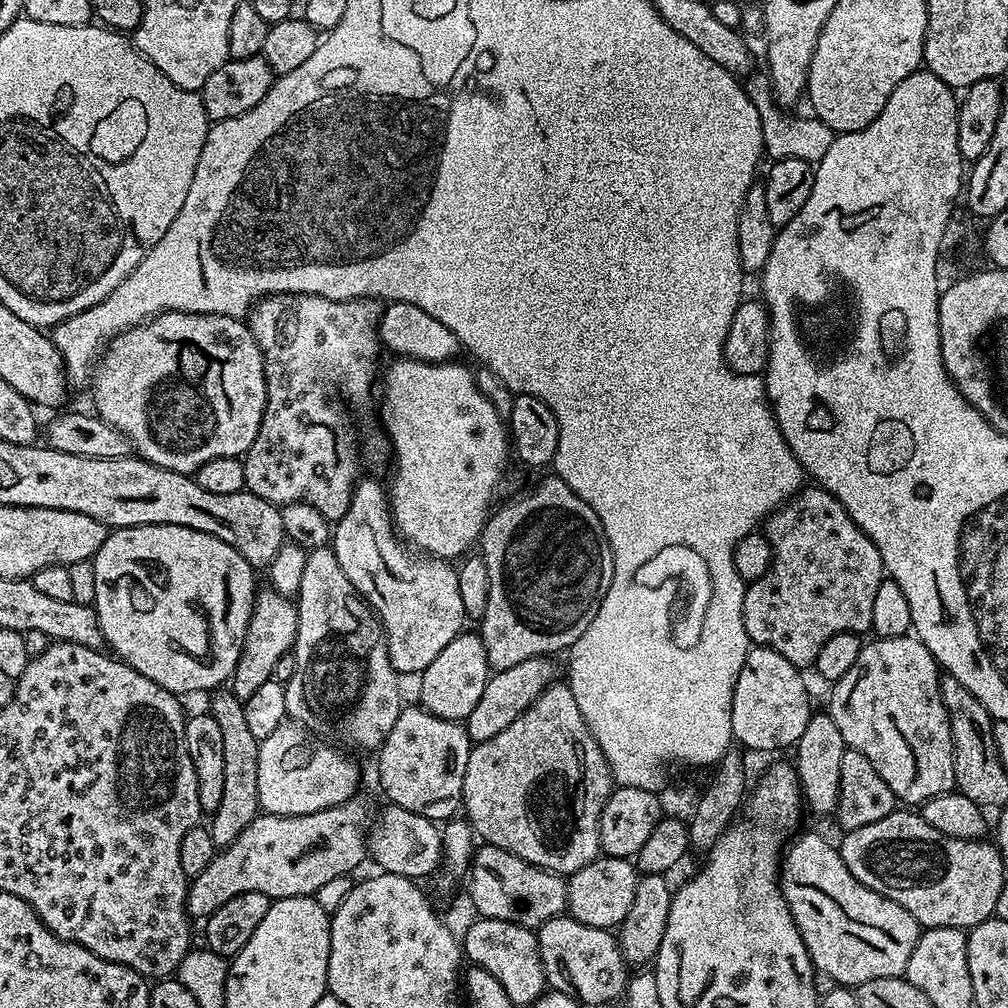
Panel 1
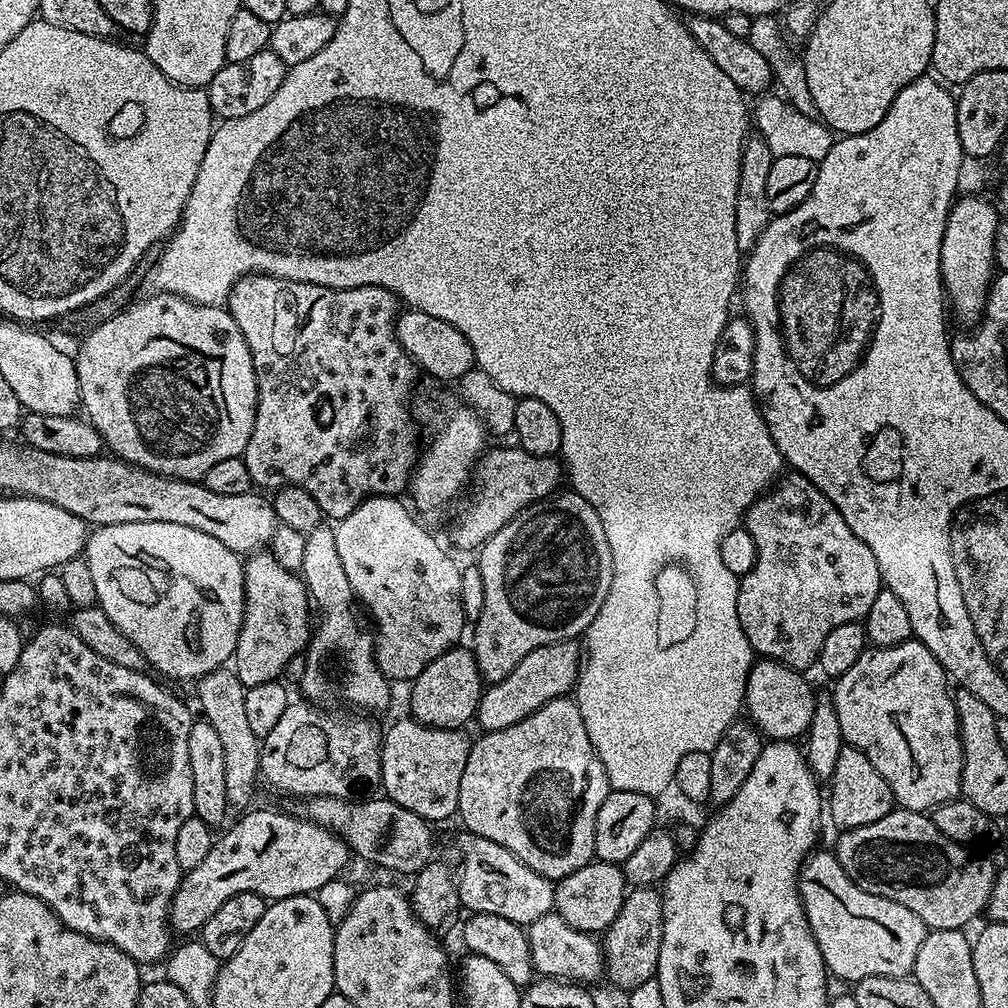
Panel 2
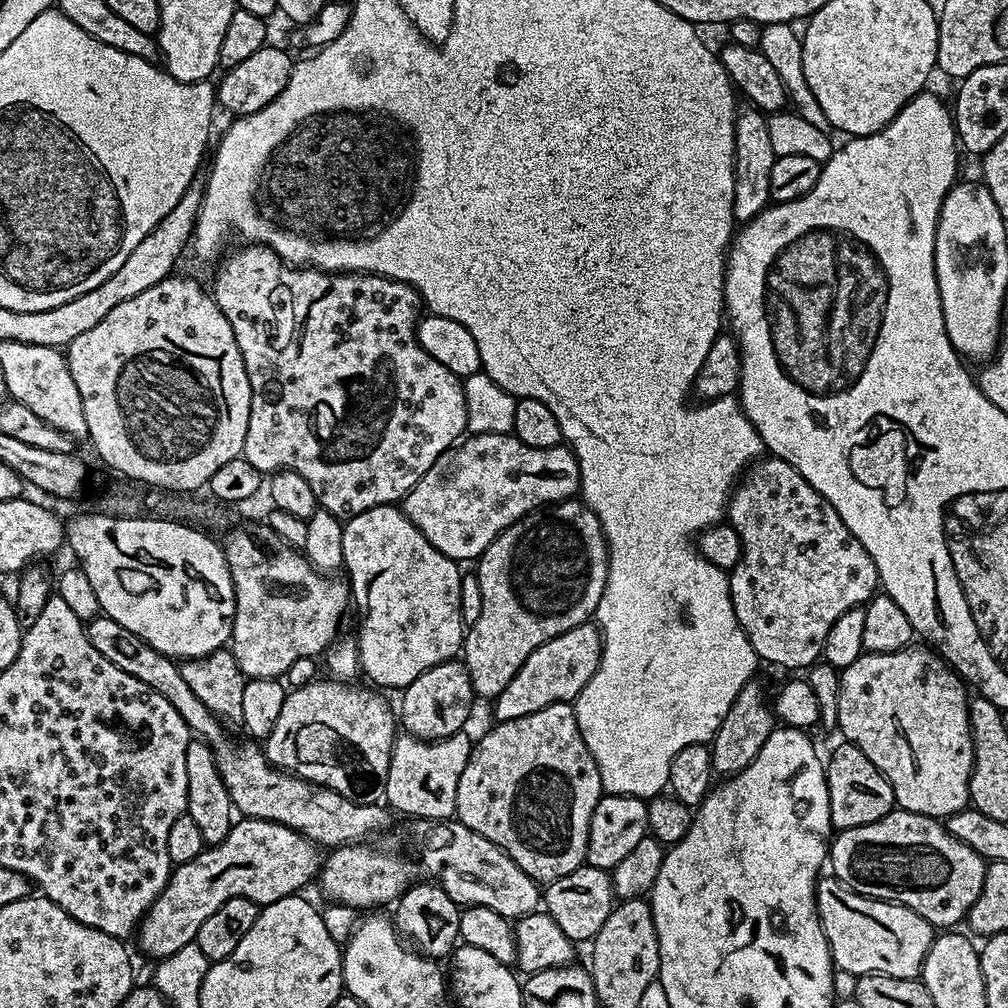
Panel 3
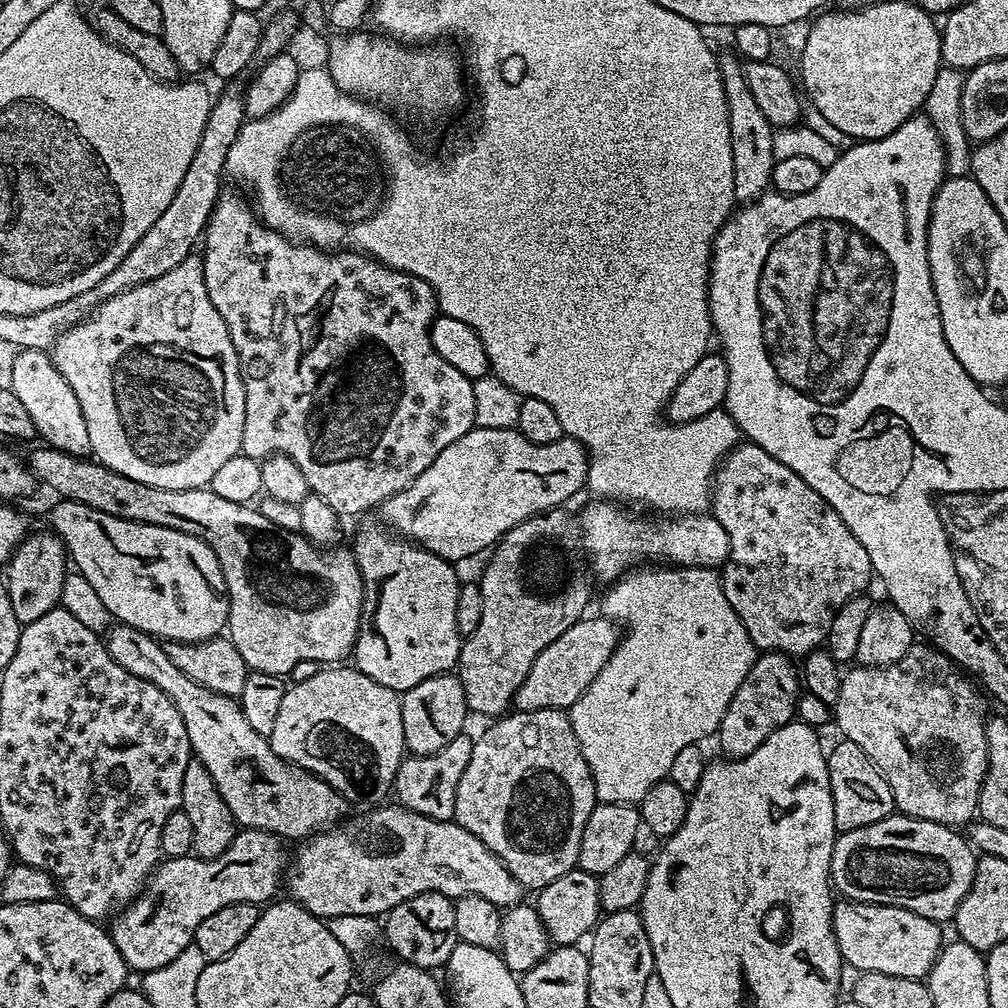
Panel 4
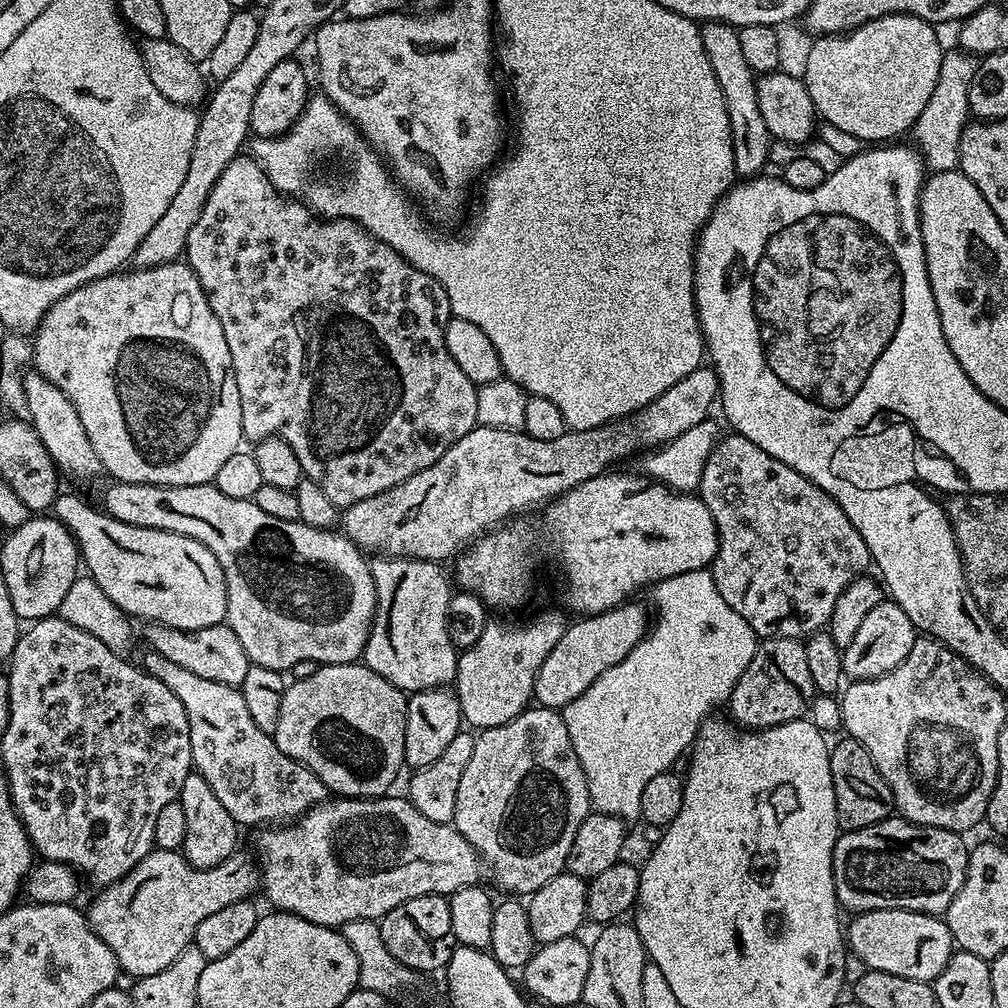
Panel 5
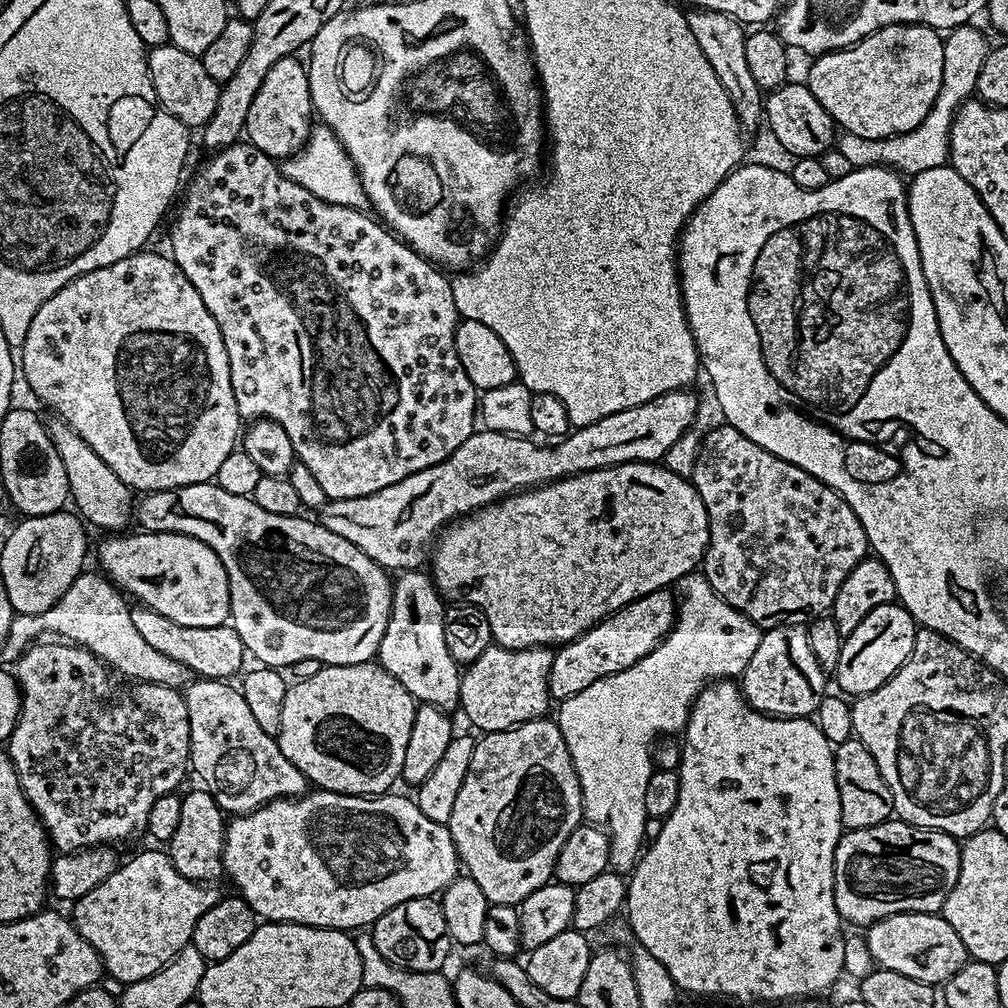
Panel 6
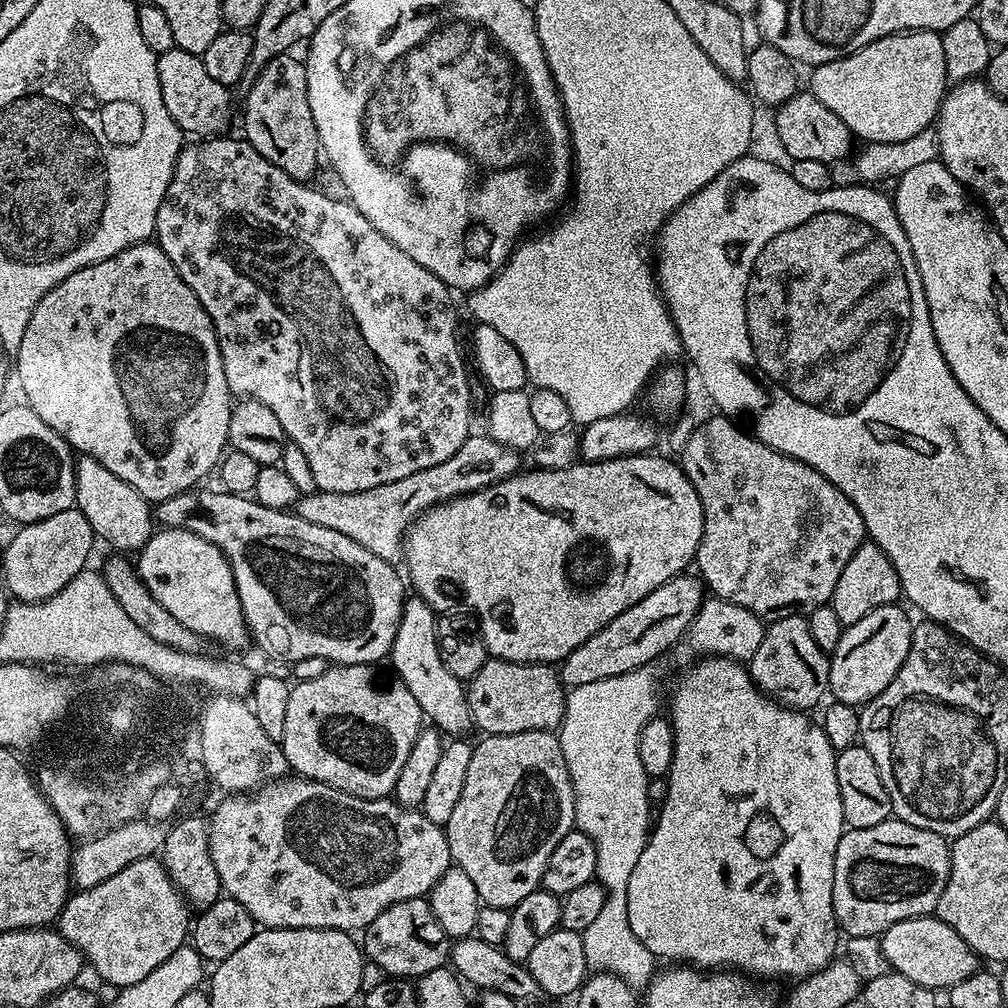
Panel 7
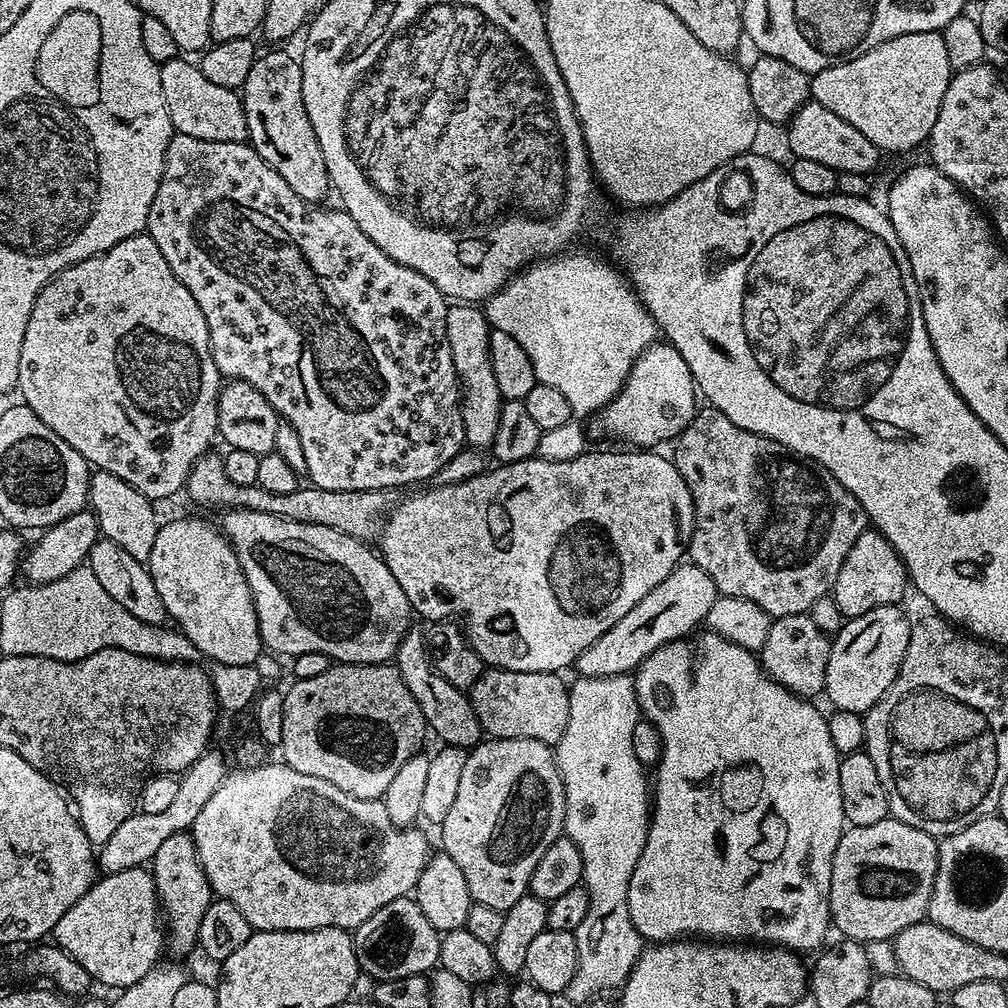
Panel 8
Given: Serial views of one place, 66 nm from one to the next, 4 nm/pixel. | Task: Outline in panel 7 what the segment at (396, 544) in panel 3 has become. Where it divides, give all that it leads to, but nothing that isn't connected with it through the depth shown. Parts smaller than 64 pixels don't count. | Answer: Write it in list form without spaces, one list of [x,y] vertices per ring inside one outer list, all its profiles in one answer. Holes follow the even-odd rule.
[[[419,598],[405,599],[402,618],[398,622],[398,634],[394,638],[390,653],[391,671],[399,676],[406,690],[414,694],[425,717],[445,737],[464,738],[469,735],[467,732],[473,731],[474,728],[468,705],[468,693],[462,681],[454,678],[450,670],[446,670],[442,656],[438,654],[436,617],[437,613],[433,612],[426,601]]]

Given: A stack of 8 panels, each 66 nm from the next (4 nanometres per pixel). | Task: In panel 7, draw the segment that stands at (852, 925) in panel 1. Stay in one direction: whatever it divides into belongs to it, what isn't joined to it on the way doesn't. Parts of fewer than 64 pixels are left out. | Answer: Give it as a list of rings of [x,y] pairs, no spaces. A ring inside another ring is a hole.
[[[935,915],[894,922],[894,926],[887,928],[879,937],[879,942],[891,971],[906,974],[906,978],[933,990],[953,988],[982,968],[982,961],[975,950],[966,946],[966,942],[962,942],[962,938],[958,938],[958,934],[954,934],[954,930]]]

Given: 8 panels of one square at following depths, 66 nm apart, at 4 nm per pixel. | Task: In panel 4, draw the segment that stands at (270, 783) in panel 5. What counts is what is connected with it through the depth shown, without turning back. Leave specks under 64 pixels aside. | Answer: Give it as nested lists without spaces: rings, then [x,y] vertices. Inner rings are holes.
[[[116,622],[106,633],[106,643],[110,658],[114,658],[114,662],[118,662],[122,670],[134,674],[134,678],[142,678],[158,686],[158,690],[162,690],[162,694],[166,694],[166,698],[174,702],[178,714],[182,714],[182,722],[190,738],[193,757],[200,760],[206,766],[206,770],[210,770],[210,778],[214,778],[214,786],[218,786],[218,794],[222,794],[222,802],[230,806],[230,814],[241,829],[257,828],[263,832],[272,832],[288,842],[291,840],[300,842],[341,823],[349,815],[348,801],[342,794],[332,789],[325,780],[274,754],[271,739],[257,734],[250,727],[250,722],[246,722],[246,714],[242,714],[239,699],[214,694],[214,690],[206,690],[206,686],[198,686],[194,678],[186,678],[186,674],[182,674],[182,670],[178,670],[178,666],[170,662],[164,644],[156,637],[129,624]]]

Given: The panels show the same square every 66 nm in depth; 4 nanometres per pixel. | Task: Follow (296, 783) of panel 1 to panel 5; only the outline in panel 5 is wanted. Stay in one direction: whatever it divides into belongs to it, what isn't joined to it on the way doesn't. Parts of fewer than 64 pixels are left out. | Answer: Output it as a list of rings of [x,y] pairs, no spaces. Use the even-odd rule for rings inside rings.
[[[363,662],[354,664],[321,664],[316,667],[314,674],[310,674],[310,678],[292,680],[285,687],[284,697],[282,698],[282,710],[278,718],[278,726],[274,733],[274,739],[278,750],[282,750],[282,754],[294,758],[302,766],[309,768],[328,787],[329,793],[335,794],[340,798],[375,798],[385,795],[391,789],[388,787],[395,782],[396,775],[399,774],[400,768],[402,769],[402,765],[404,764],[407,709],[408,696],[390,682],[386,682],[386,678],[382,678],[382,674],[374,674],[374,670],[367,668]]]

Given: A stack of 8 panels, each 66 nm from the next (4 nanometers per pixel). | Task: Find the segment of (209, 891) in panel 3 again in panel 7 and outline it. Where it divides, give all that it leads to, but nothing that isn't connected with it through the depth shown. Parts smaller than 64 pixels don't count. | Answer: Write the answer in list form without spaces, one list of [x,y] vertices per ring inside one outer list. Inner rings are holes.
[[[142,858],[142,862],[134,862],[131,866],[126,866],[126,870],[114,874],[114,878],[106,878],[106,882],[98,882],[98,886],[73,891],[69,895],[68,901],[64,903],[63,910],[60,911],[58,930],[79,950],[80,955],[84,957],[90,968],[92,964],[93,970],[106,983],[113,984],[113,989],[119,990],[126,986],[134,986],[134,982],[142,982],[142,978],[146,978],[146,974],[150,974],[150,970],[162,966],[162,962],[166,962],[166,958],[170,958],[170,954],[174,954],[174,950],[185,947],[186,941],[190,936],[190,916],[188,920],[188,912],[190,913],[189,901],[185,900],[184,893],[176,887],[175,882],[168,876],[163,863],[156,858]]]

